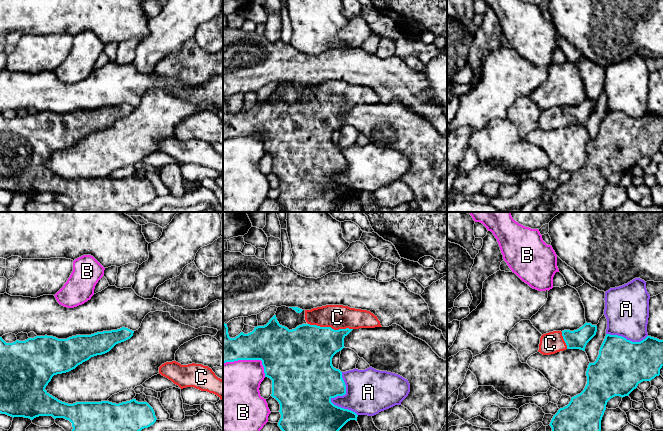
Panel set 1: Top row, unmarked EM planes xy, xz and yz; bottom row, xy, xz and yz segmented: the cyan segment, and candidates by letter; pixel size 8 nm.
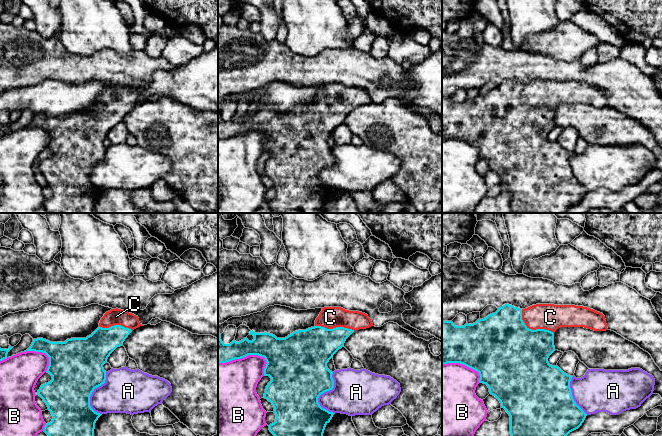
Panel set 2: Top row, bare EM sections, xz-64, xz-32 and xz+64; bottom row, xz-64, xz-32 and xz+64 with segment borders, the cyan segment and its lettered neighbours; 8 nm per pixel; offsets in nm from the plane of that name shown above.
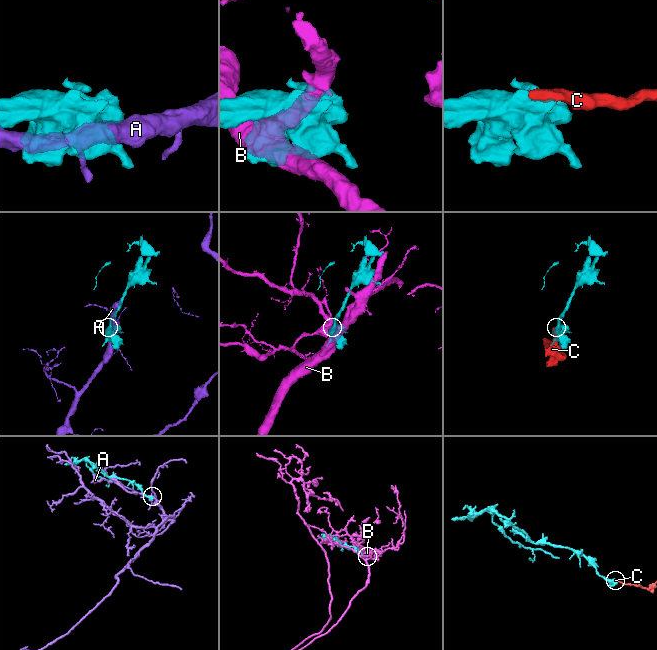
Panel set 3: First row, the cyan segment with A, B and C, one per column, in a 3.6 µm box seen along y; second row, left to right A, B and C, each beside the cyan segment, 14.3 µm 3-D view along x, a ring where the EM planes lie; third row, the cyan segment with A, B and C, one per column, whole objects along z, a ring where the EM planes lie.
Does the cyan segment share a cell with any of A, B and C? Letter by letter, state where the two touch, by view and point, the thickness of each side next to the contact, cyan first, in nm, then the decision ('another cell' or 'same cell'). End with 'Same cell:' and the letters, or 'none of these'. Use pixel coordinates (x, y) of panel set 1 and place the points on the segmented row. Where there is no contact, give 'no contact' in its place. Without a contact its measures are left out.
A: meets cyan in xz at (334, 397); 460 nm thick on the cyan side, 320 nm on the other; another cell
B: meets cyan in xz at (250, 359); 340 nm thick on the cyan side, 380 nm on the other; another cell
C: meets cyan in xz at (330, 327); 400 nm thick on the cyan side, 190 nm on the other; same cell
Same cell: C

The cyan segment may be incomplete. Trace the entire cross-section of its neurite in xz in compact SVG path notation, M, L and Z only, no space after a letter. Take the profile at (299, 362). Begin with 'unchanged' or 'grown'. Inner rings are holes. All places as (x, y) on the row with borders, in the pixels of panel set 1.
grown | M326 305L322 307L313 308L311 310L305 310L305 320L306 324L297 326L295 329L289 330L287 327L282 326L277 321L276 315L274 315L269 322L264 326L257 326L254 330L248 334L241 332L235 338L230 338L228 334L227 324L223 323L223 364L226 362L234 362L238 360L261 360L264 367L265 377L272 380L272 394L271 396L275 398L280 404L280 414L281 418L278 422L278 426L282 431L339 431L348 421L356 420L358 415L348 409L344 409L334 405L331 402L332 398L337 396L343 396L346 394L346 385L342 378L342 372L336 369L332 365L333 356L341 351L344 347L344 338L353 330L359 328L375 328L382 327L377 316L367 310L350 308L343 305Z

